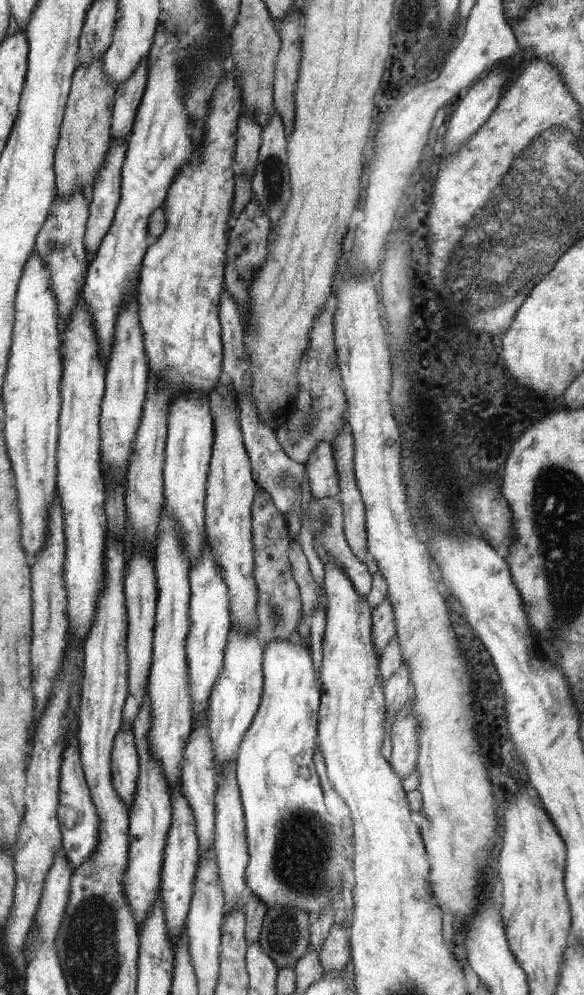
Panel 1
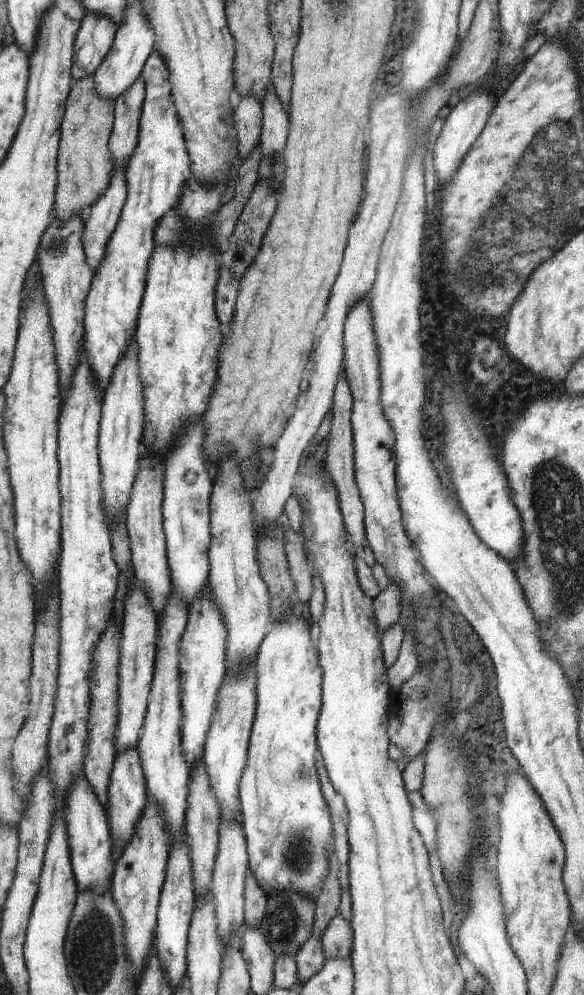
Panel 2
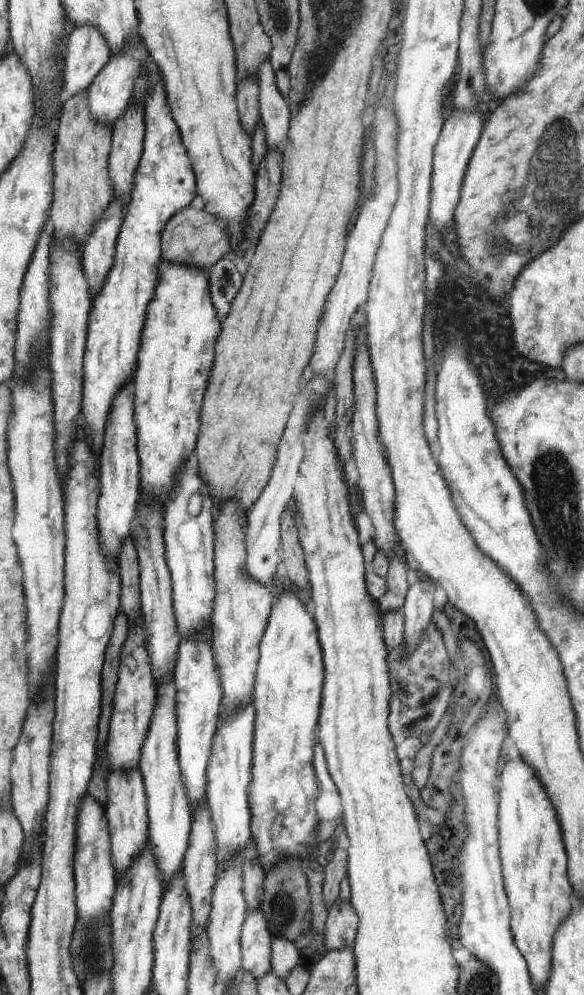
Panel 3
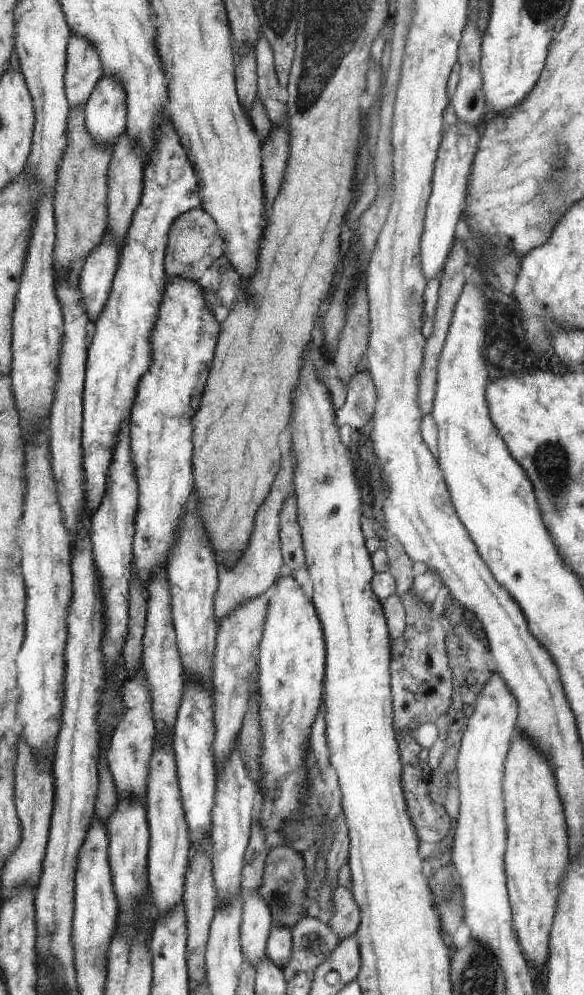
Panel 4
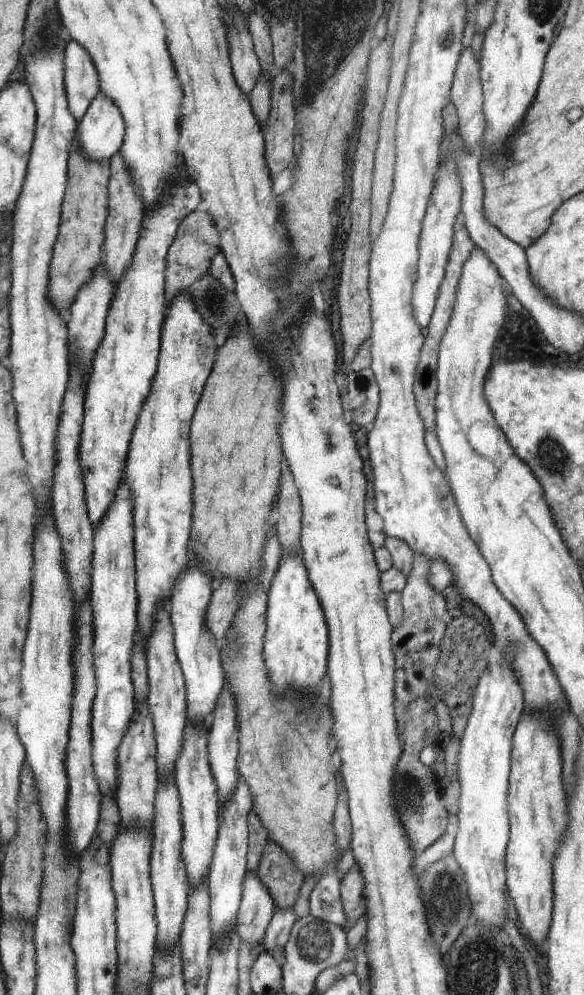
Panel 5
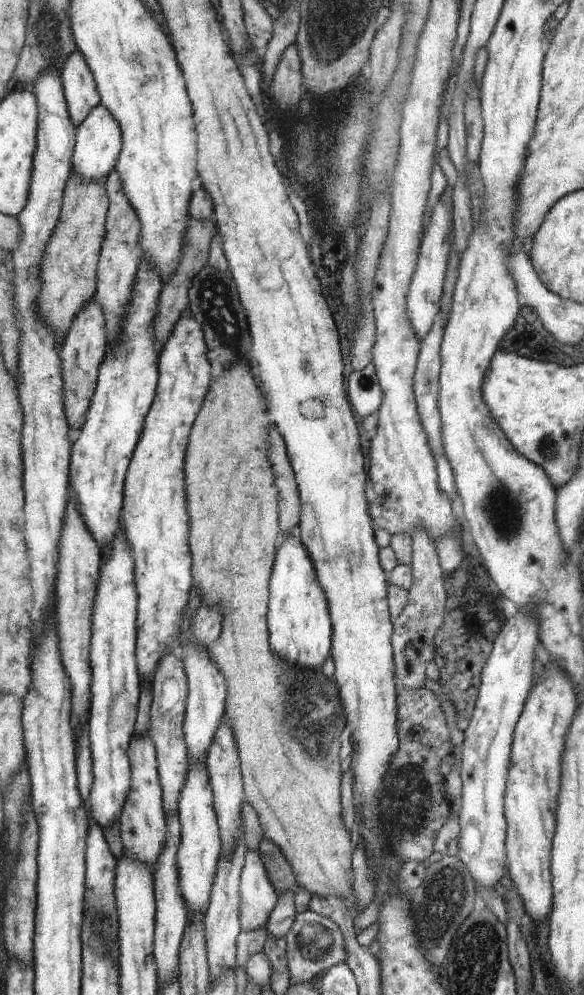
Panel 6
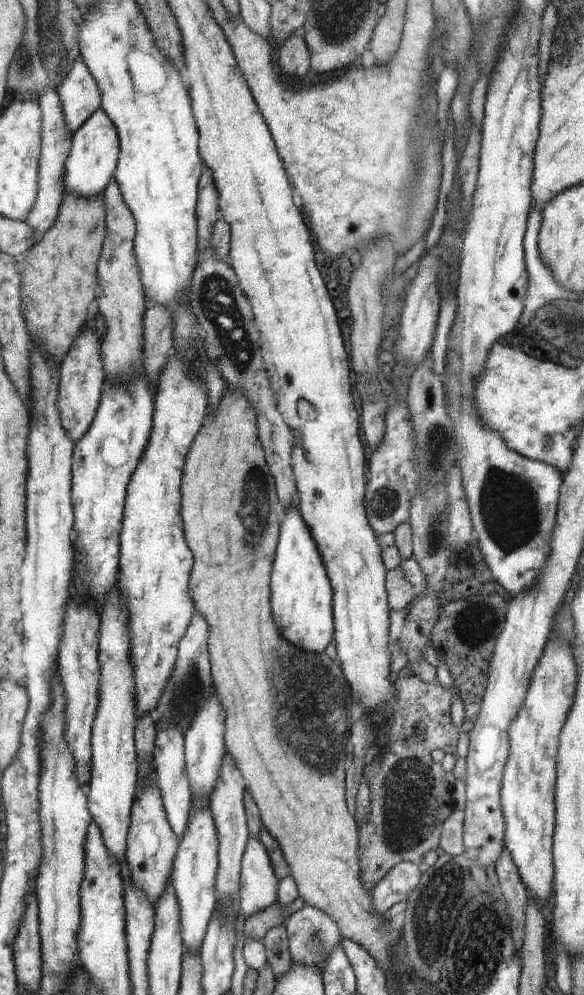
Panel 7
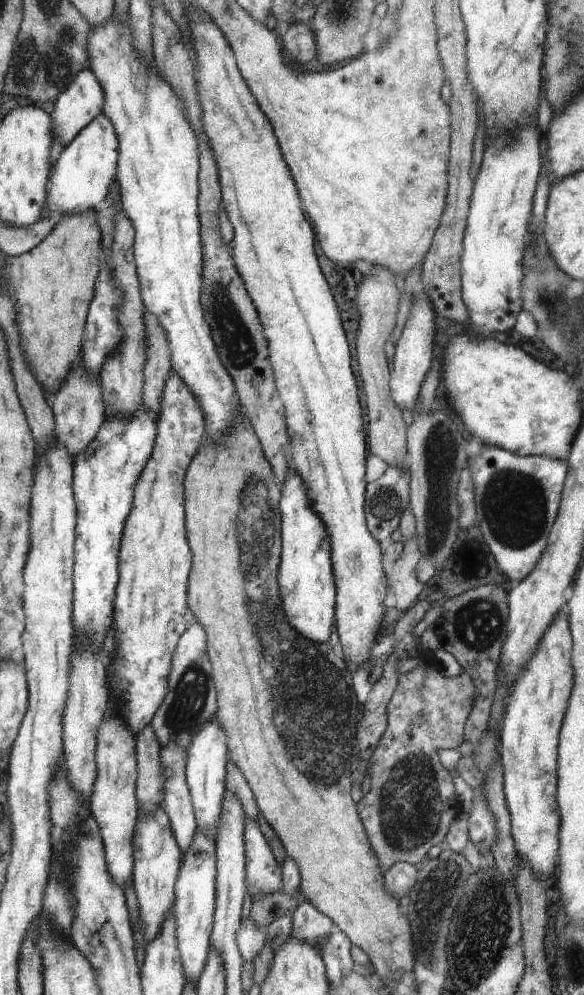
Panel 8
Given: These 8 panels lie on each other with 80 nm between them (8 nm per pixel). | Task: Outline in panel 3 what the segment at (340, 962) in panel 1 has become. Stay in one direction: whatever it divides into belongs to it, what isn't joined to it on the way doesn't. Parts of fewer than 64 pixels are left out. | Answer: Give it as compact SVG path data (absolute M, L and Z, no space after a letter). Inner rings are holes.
M339 898L339 900L327 910L323 932L325 951L350 949L356 942L358 920L356 910L354 910L350 902L342 902Z

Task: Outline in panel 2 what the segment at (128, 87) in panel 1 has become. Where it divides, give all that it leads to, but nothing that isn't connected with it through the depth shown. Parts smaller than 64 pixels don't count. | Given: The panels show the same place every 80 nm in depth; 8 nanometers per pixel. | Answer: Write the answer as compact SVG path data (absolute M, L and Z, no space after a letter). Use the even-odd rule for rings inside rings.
M138 77L134 84L130 85L124 95L115 98L115 112L113 118L112 138L109 140L111 156L114 160L114 169L122 167L125 172L125 164L133 154L134 147L137 146L138 129L140 128L141 110L145 102L145 82L142 77Z

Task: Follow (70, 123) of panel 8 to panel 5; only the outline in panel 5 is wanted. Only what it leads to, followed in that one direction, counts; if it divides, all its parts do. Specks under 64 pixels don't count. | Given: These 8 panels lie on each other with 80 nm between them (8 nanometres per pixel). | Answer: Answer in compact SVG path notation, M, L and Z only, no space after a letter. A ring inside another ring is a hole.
M69 40L65 48L65 91L77 122L100 90L98 71L90 53L79 42Z

